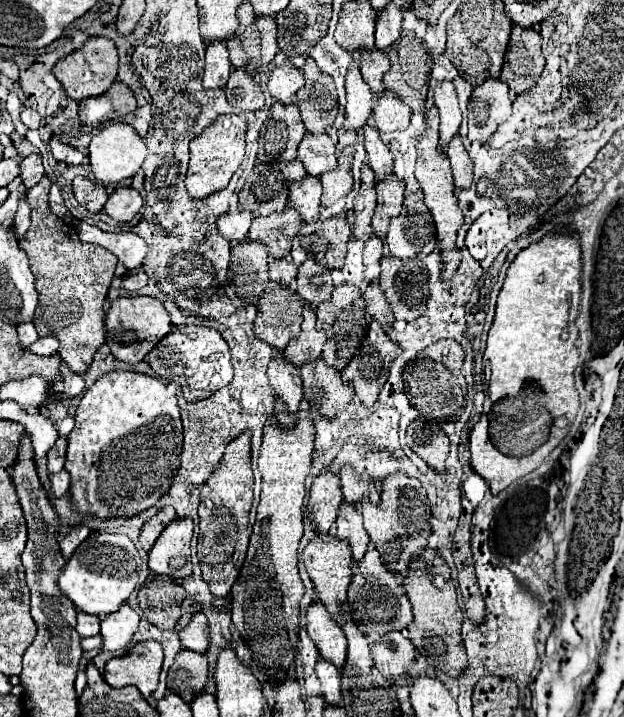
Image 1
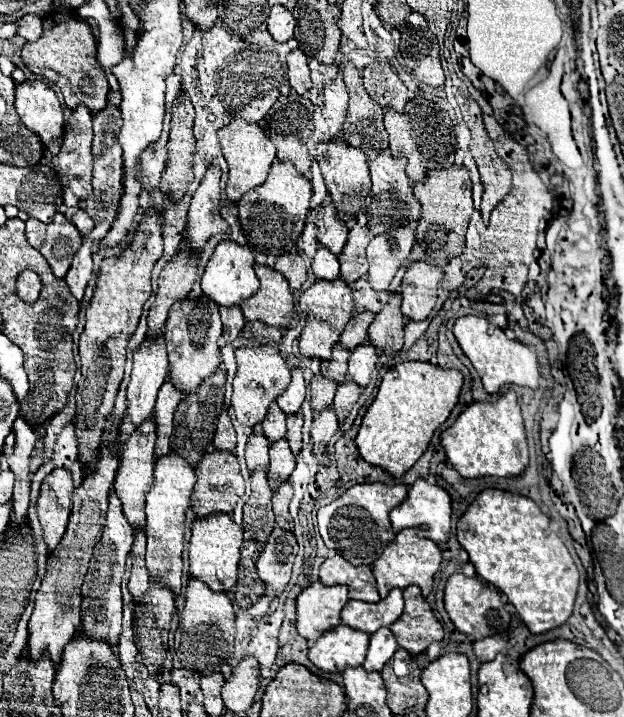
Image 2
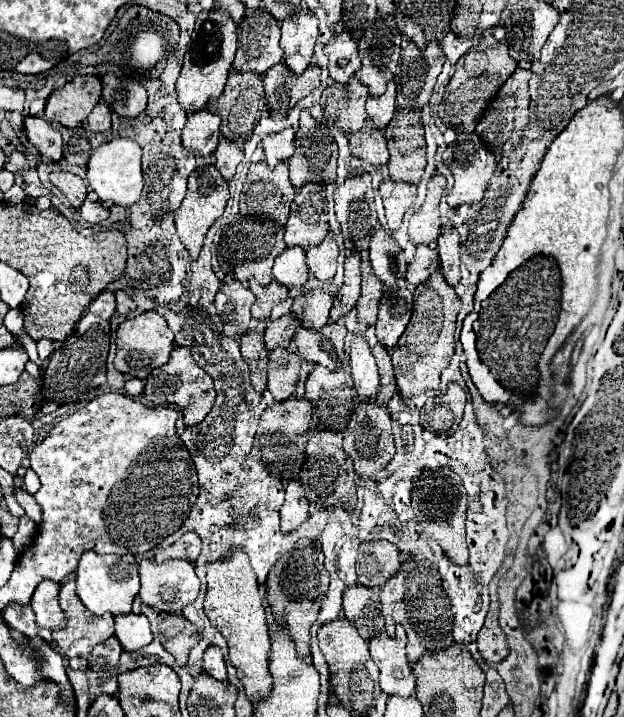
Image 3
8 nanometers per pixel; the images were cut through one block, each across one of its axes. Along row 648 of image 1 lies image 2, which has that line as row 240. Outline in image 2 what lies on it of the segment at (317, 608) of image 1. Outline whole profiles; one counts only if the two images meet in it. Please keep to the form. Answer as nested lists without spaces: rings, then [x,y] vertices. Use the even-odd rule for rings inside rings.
[[[326,198],[320,204],[320,208],[310,212],[310,216],[318,228],[318,242],[324,244],[330,252],[340,254],[346,244],[346,238],[348,238],[348,228],[342,220],[338,220],[332,200]]]

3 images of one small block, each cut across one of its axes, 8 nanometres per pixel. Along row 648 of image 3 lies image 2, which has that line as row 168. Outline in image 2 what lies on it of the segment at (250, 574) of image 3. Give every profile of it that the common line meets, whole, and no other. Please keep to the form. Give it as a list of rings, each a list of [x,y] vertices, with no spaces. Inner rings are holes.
[[[234,118],[228,126],[220,128],[218,138],[222,144],[222,152],[230,166],[226,194],[232,202],[238,202],[250,188],[256,188],[258,184],[262,184],[266,180],[266,174],[268,174],[272,162],[276,160],[276,146],[272,144],[272,140],[268,140],[268,136],[260,128],[260,124],[246,122],[244,118]]]

